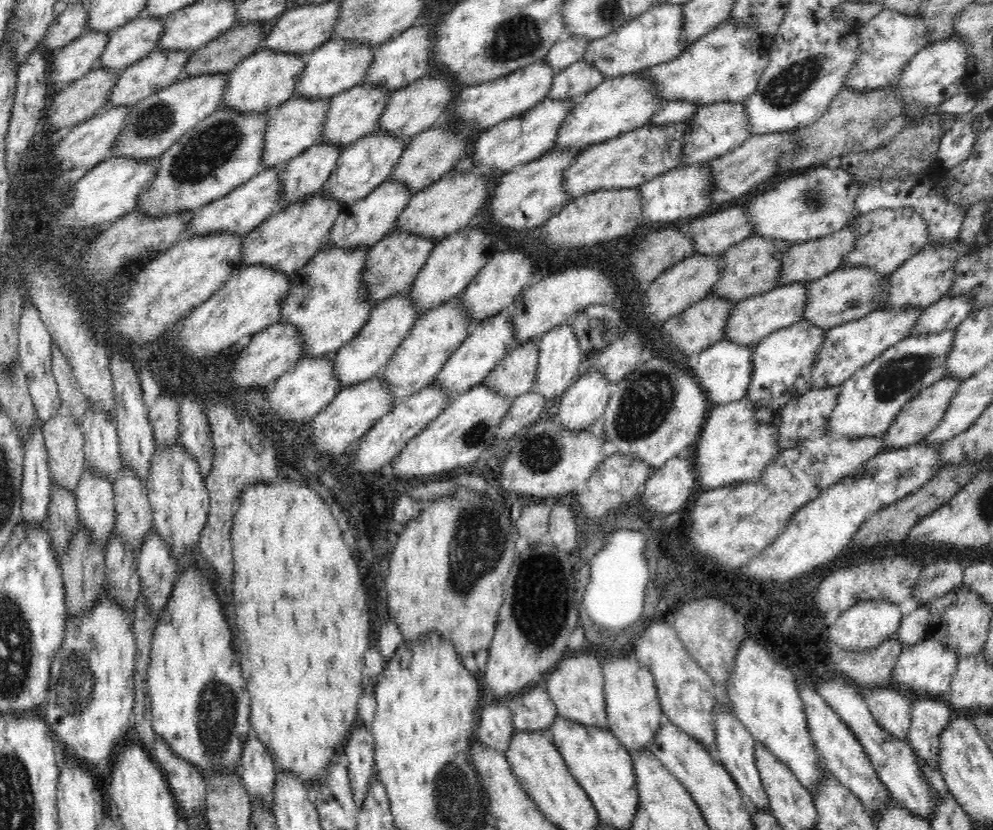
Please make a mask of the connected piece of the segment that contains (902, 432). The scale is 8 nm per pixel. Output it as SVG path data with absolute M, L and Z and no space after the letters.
M954 377L940 379L932 386L922 389L908 404L905 404L898 413L896 420L890 425L888 433L884 435L884 445L886 445L884 451L896 450L896 448L904 448L921 441L924 442L925 438L940 424L942 417L948 410L949 402L956 394L956 389L961 382L962 380Z

